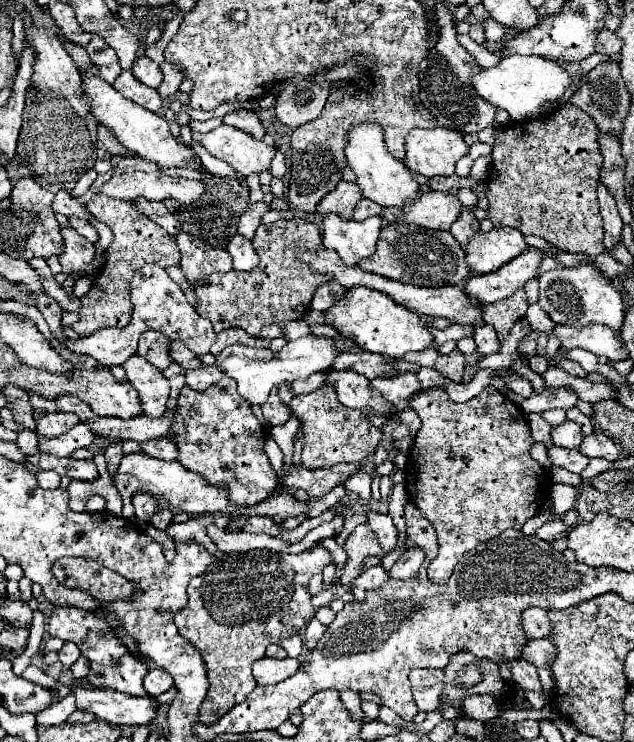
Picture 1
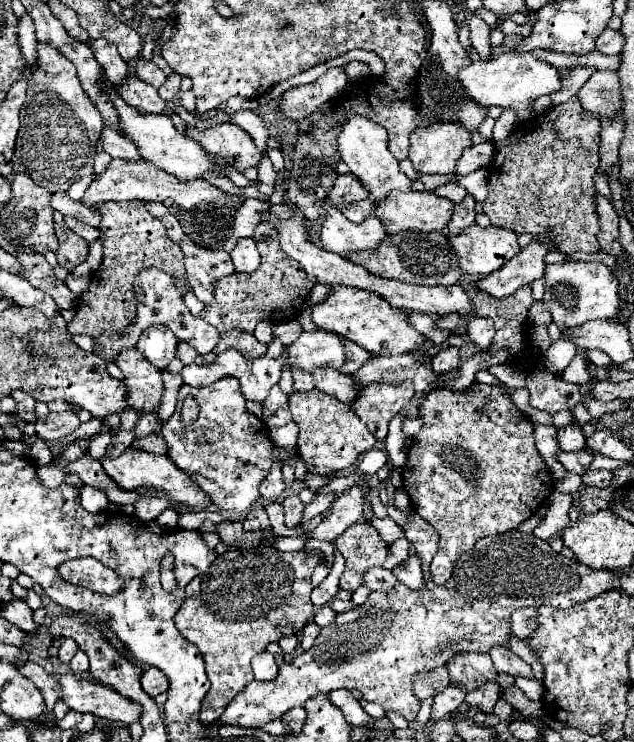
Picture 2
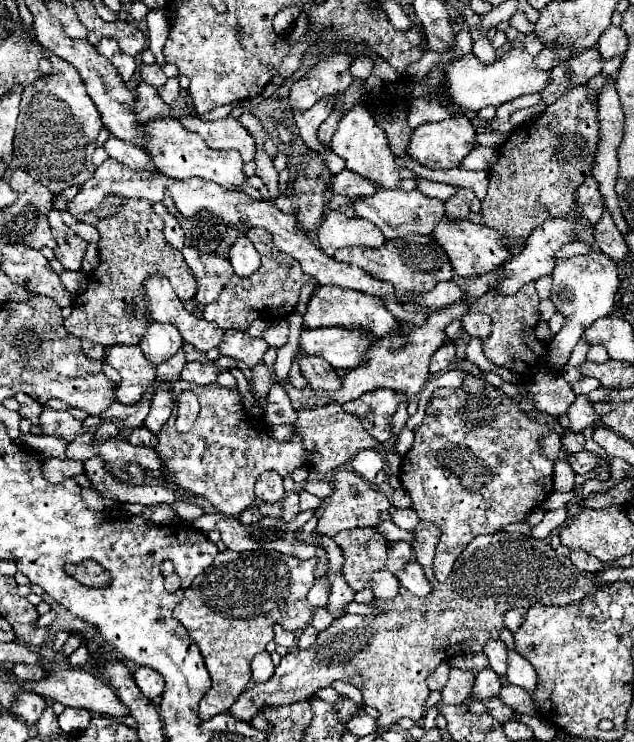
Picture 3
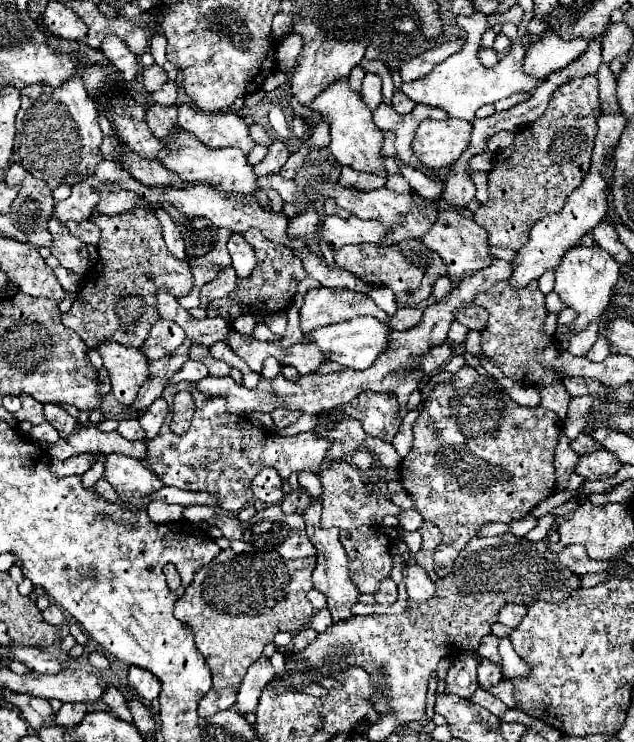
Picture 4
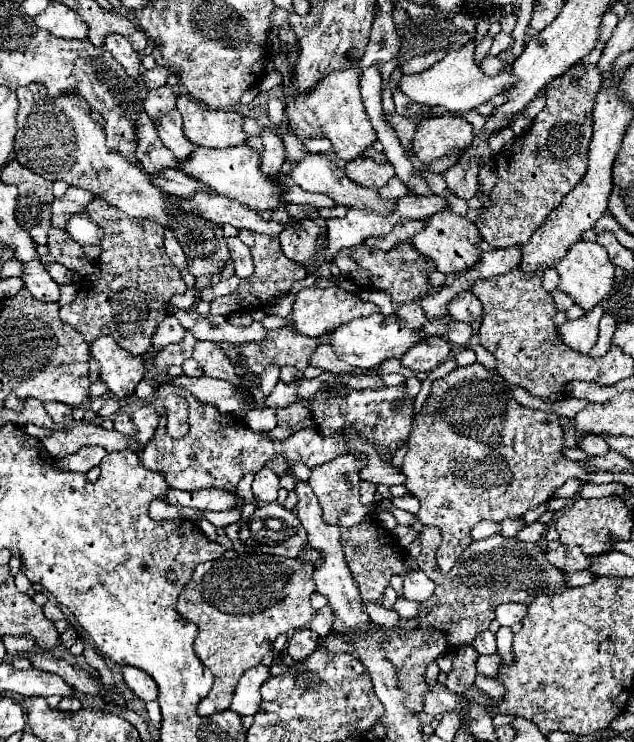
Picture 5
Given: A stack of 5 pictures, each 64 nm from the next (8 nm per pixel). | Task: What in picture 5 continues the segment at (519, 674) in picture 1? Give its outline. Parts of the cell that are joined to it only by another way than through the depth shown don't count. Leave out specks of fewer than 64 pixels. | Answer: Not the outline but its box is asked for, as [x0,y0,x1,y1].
[472,630,496,654]

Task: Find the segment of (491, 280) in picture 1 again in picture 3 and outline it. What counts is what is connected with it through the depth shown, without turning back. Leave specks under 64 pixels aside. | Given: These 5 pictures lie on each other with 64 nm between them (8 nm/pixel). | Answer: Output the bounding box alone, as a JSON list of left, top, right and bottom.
[494,218,576,296]

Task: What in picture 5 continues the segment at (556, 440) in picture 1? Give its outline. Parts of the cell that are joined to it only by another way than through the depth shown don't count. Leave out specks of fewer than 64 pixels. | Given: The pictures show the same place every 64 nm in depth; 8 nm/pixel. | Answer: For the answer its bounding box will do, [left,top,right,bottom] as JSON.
[576,436,608,456]

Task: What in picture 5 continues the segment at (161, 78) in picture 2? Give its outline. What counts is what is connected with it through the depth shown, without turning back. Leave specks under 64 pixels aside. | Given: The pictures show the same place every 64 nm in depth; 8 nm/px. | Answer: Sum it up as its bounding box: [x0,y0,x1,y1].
[144,66,168,90]

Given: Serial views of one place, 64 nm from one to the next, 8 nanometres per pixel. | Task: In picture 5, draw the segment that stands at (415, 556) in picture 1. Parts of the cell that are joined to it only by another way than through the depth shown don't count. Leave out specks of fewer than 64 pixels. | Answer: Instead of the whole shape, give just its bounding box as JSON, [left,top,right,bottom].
[404,570,434,602]

